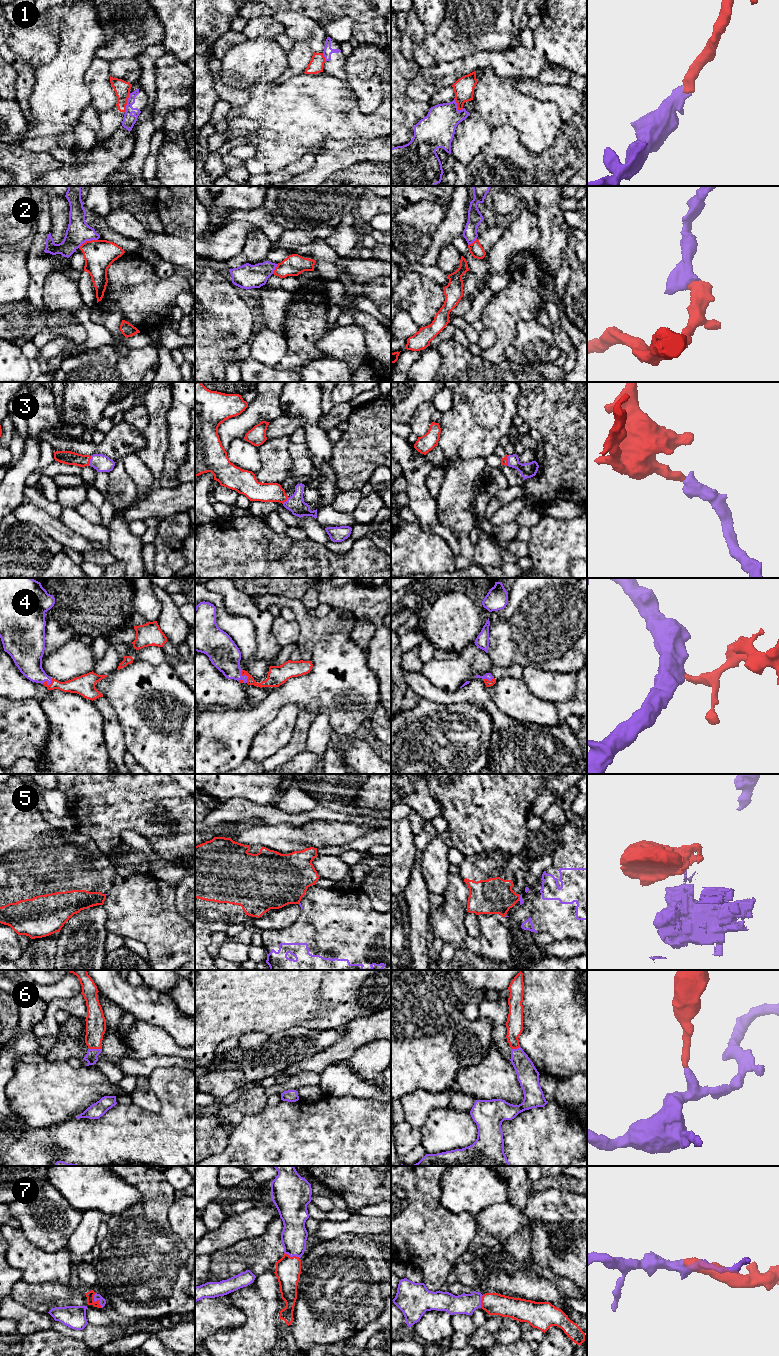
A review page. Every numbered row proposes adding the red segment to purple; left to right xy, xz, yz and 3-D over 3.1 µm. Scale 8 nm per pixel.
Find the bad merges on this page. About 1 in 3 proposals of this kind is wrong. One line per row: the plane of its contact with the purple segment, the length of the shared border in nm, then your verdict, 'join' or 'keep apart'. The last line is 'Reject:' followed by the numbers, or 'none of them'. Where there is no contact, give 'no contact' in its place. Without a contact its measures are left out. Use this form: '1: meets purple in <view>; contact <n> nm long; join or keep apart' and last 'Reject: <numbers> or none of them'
1: meets purple in xy; contact 160 nm long; keep apart
2: meets purple in xy; contact 170 nm long; keep apart
3: meets purple in yz; contact 90 nm long; join
4: meets purple in xz; contact 120 nm long; join
5: meets purple in yz; contact 50 nm long; keep apart
6: meets purple in xy; contact 100 nm long; join
7: meets purple in xy; contact 130 nm long; join
Reject: 1, 2, 5

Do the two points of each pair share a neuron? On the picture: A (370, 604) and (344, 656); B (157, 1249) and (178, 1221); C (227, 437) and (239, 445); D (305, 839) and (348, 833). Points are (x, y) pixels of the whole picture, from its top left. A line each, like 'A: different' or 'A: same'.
A: different
B: different
C: different
D: same

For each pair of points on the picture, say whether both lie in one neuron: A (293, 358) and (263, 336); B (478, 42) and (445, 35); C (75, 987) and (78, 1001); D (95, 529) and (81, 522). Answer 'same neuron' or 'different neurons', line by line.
A: different neurons
B: same neuron
C: different neurons
D: same neuron

